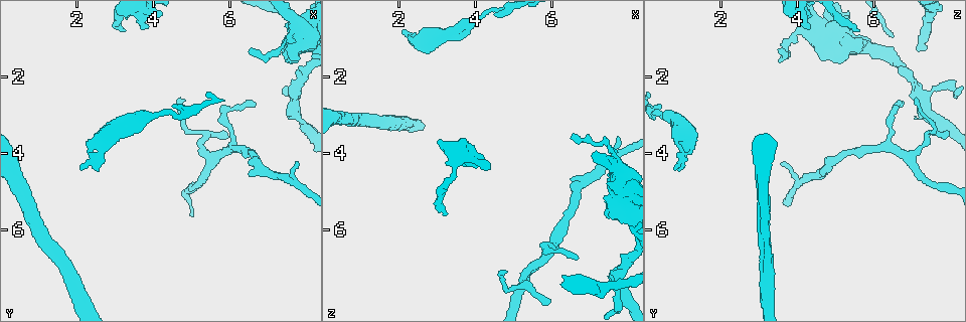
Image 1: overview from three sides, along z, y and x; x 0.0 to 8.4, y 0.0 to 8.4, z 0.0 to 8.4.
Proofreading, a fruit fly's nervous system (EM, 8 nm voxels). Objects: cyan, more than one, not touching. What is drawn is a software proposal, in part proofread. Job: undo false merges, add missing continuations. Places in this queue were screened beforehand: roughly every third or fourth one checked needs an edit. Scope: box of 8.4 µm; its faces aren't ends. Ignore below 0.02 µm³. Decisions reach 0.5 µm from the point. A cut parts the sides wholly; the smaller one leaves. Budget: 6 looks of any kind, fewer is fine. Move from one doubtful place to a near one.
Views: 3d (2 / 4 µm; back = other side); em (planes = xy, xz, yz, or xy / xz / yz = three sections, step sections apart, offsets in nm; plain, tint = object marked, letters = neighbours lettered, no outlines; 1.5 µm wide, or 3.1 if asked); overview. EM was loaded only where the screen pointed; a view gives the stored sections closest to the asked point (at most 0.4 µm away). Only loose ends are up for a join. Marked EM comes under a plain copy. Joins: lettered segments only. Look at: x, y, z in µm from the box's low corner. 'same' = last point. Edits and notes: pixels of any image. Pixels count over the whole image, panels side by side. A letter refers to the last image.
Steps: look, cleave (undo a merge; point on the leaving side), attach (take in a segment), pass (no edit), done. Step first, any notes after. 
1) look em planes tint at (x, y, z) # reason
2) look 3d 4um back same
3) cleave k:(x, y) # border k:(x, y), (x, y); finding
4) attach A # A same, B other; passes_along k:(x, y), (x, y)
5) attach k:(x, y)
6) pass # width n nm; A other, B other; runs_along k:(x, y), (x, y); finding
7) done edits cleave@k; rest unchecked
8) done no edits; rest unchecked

look 3d 4um at (2.10, 4.40, 0.75) # an open end

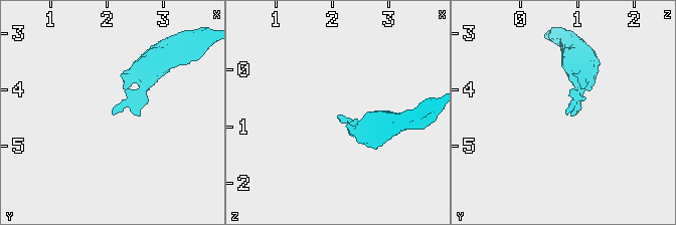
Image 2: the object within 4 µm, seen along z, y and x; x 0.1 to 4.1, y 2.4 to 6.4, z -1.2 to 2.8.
look em yz step 8 letters at (2.10, 4.40, 0.80)

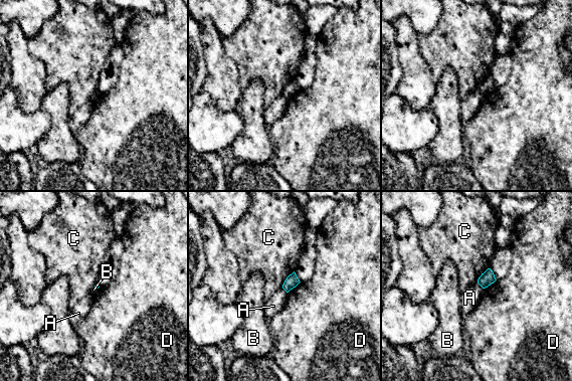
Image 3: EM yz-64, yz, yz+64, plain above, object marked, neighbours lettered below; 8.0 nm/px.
look em planes letters same

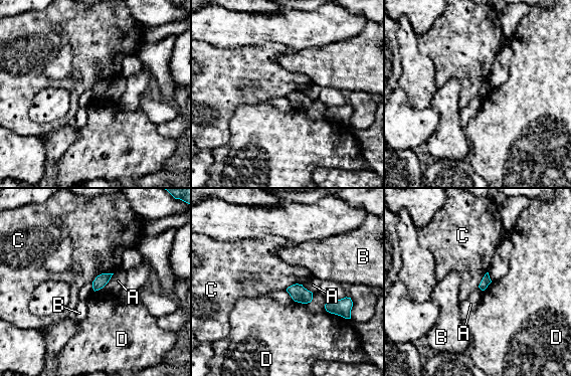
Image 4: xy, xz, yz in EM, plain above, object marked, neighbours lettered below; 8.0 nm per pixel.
pass # A other, B other, C other, D other; border 4:(113, 272), (102, 272), (91, 283); no lettered segment goes on from it

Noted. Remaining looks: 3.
look em xy step 4 tint at (6.65, 2.75, 6.70) # thin end

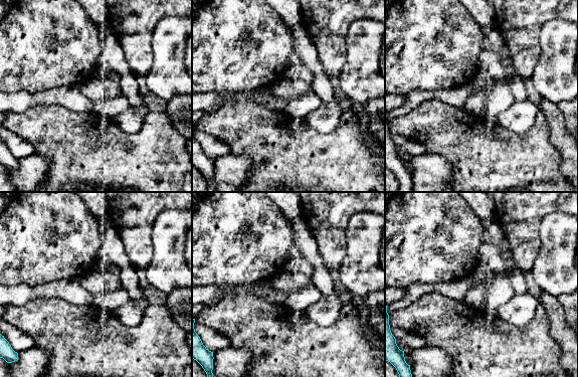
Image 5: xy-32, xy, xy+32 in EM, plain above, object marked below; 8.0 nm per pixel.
look em planes letters same

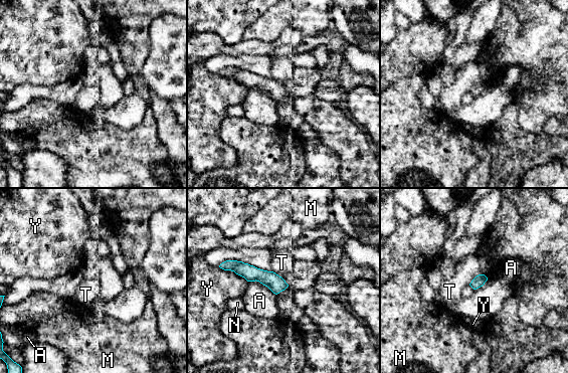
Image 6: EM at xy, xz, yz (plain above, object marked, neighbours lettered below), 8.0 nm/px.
pass # width 90 nm; longest_contact Y 260 nm; A other, M other, N other, T other, Y other; none of them fits

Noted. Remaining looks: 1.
look em planes letters at (7.75, 0.75, 4.50) # sudden change in width

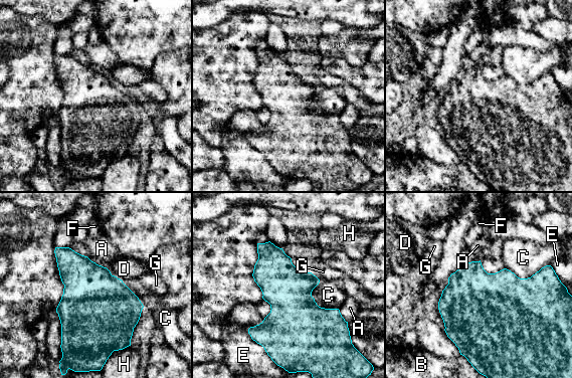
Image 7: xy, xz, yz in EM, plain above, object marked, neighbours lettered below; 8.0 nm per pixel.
pass # A other, B other, C other, D other, E other, F other, G other, H other; border 7:(319, 280), (314, 301), (338, 309); all the same cell

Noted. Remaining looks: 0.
done no edits; rest unchecked

